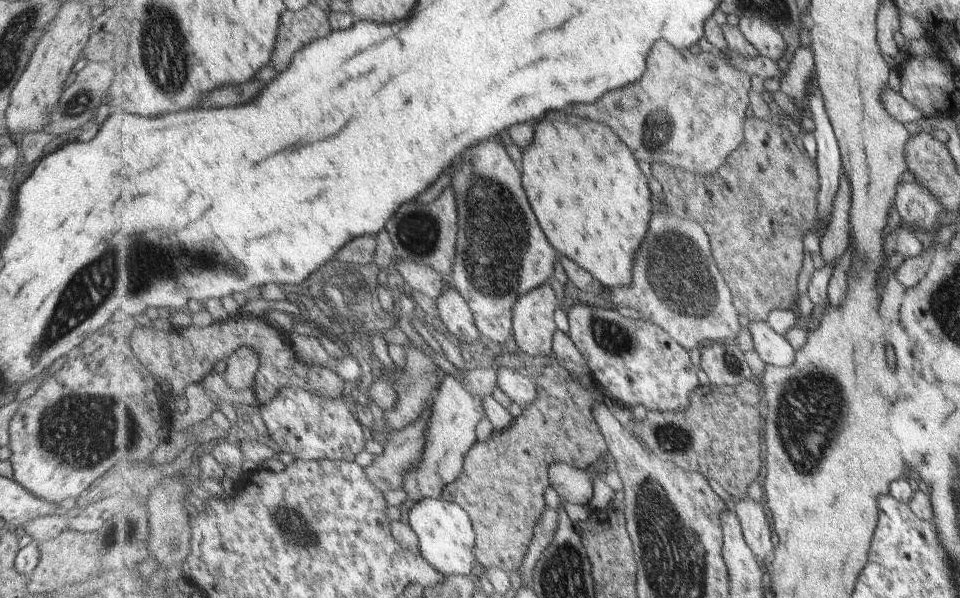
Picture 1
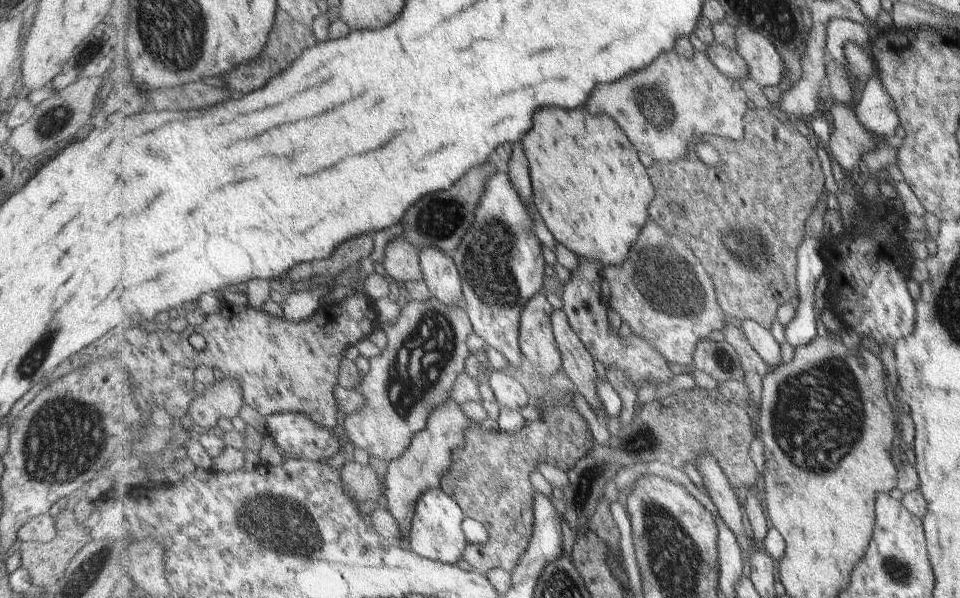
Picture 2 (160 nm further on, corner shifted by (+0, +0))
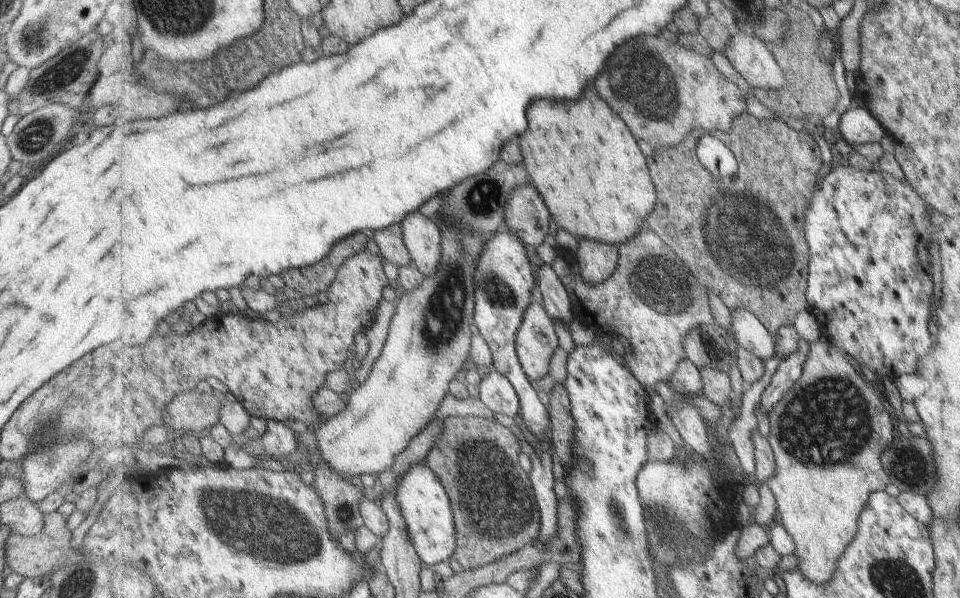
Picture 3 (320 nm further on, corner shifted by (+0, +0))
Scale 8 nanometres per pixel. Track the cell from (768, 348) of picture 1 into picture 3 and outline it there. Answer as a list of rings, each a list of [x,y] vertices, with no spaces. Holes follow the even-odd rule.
[[[737,307],[731,312],[731,330],[735,341],[748,352],[773,364],[776,356],[776,339],[765,327],[757,314],[745,307]]]

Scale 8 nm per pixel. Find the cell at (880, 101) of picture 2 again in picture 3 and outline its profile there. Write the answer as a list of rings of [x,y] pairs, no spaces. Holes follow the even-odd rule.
[[[851,107],[840,114],[837,129],[852,151],[856,145],[879,141],[885,133],[879,122],[863,107]]]

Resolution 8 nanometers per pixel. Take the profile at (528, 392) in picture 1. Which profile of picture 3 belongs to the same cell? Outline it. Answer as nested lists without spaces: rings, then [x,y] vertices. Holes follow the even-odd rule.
[[[488,369],[480,373],[480,378],[479,397],[494,413],[506,414],[513,419],[520,416],[520,395],[504,374],[495,369]]]

